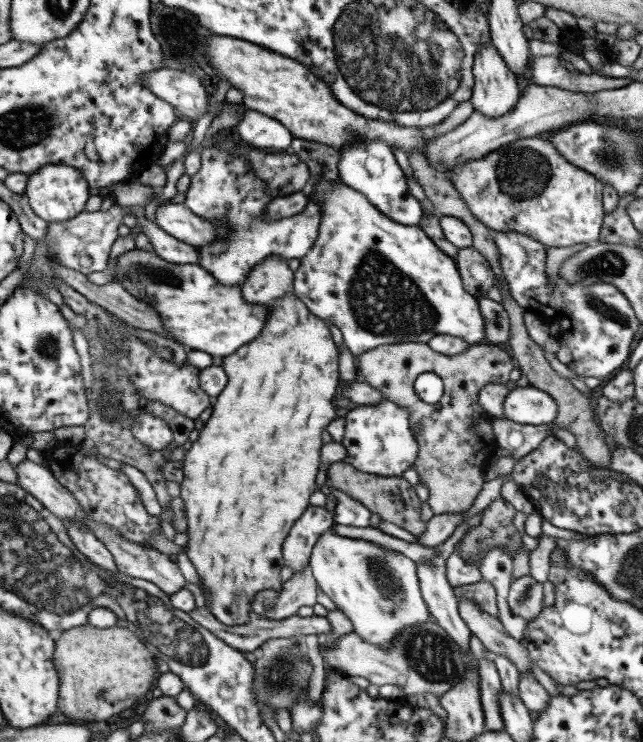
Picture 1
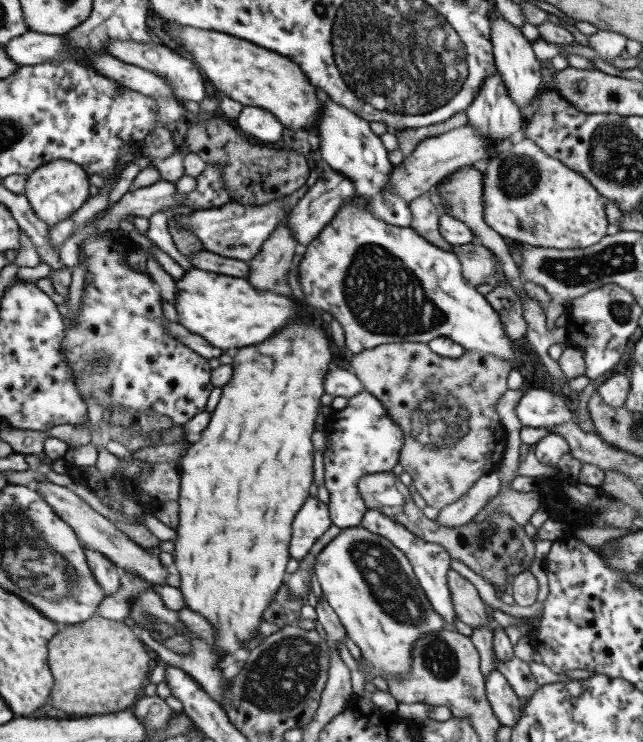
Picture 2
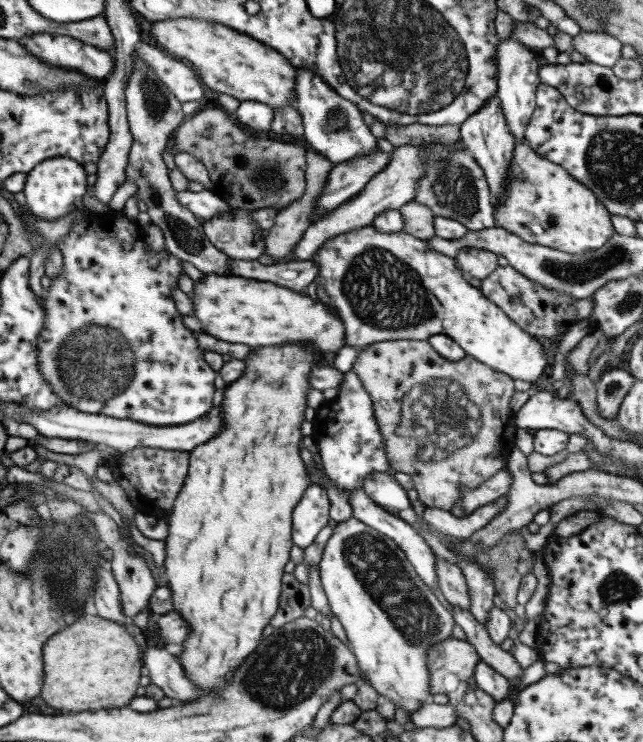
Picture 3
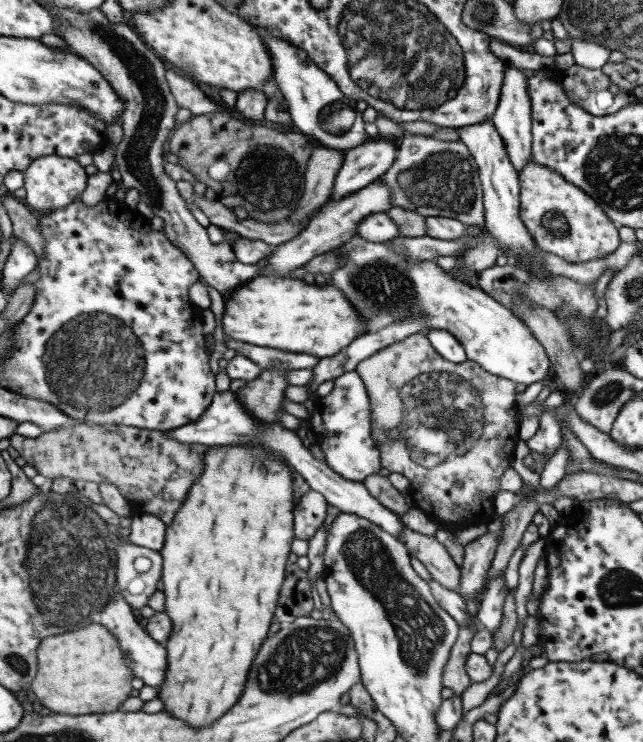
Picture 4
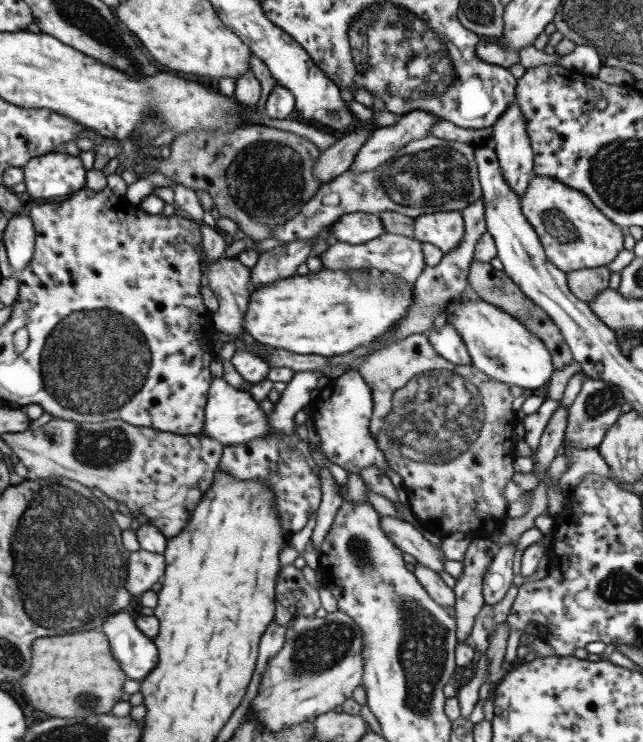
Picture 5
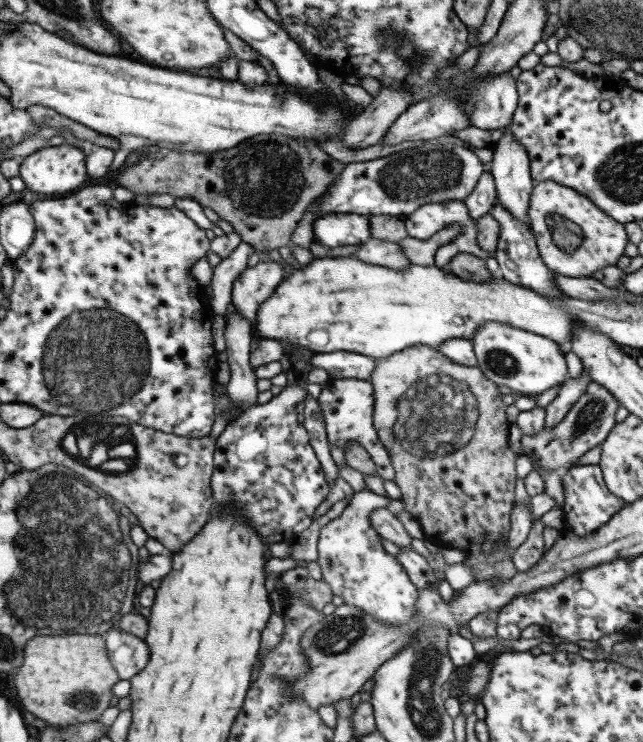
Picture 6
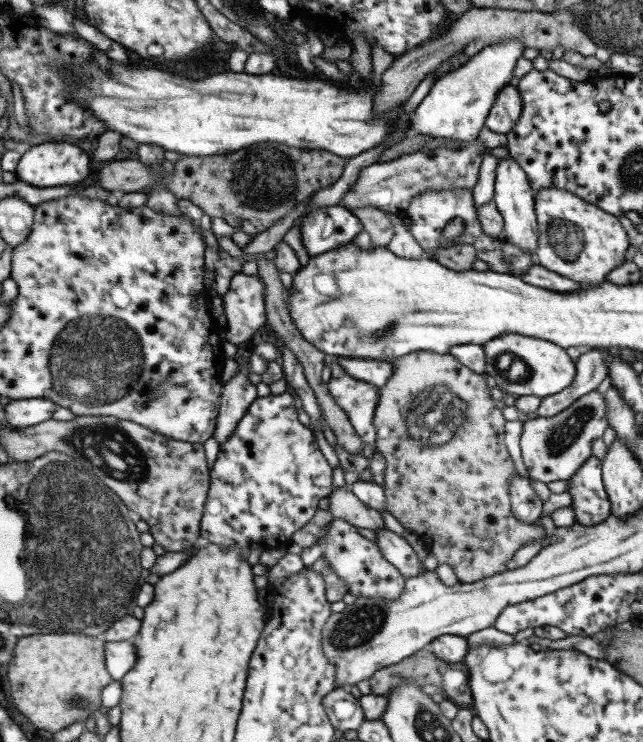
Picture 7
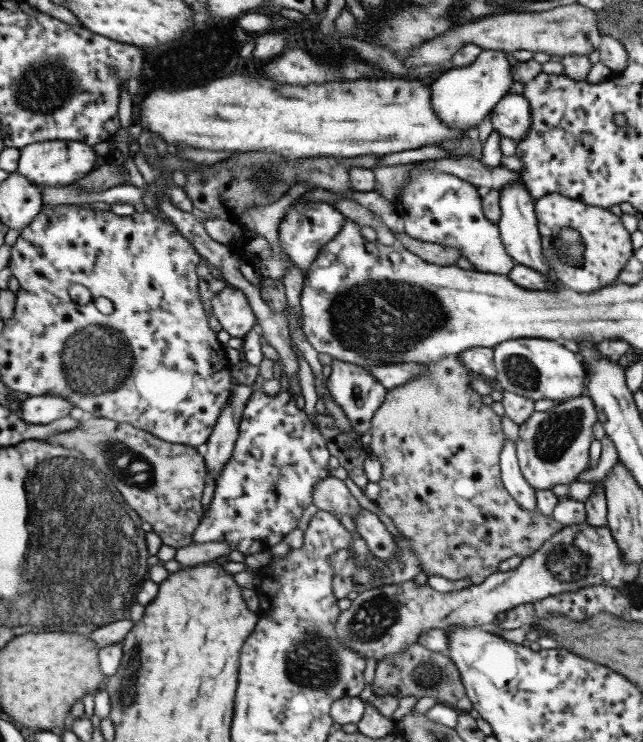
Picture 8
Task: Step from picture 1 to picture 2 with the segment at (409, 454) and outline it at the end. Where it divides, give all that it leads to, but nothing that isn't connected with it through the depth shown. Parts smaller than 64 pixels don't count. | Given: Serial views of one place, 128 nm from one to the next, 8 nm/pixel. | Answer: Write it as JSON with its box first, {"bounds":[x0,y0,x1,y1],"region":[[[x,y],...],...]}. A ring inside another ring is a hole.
{"bounds":[322,390,406,529],"region":[[[361,390],[347,398],[344,408],[325,416],[323,434],[329,438],[322,455],[324,486],[329,493],[328,518],[331,525],[347,529],[360,525],[366,506],[357,495],[356,483],[365,473],[391,472],[398,463],[406,433],[403,422],[389,418],[383,405],[372,394]]]}

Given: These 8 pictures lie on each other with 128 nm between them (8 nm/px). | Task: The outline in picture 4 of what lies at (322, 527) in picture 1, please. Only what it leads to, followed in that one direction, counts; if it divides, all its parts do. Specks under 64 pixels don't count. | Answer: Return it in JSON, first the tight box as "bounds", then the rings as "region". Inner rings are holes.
{"bounds":[292,492,327,541],"region":[[[305,492],[292,508],[292,534],[294,538],[308,541],[322,526],[327,516],[325,498],[317,492]]]}

